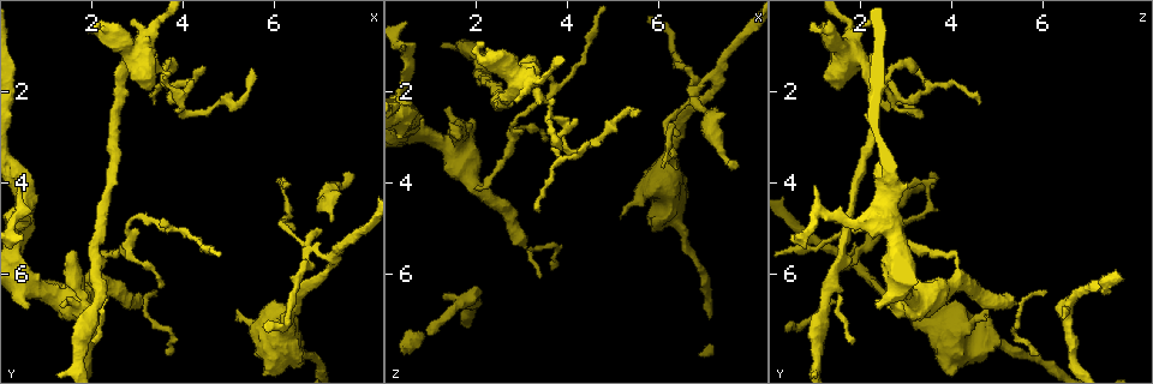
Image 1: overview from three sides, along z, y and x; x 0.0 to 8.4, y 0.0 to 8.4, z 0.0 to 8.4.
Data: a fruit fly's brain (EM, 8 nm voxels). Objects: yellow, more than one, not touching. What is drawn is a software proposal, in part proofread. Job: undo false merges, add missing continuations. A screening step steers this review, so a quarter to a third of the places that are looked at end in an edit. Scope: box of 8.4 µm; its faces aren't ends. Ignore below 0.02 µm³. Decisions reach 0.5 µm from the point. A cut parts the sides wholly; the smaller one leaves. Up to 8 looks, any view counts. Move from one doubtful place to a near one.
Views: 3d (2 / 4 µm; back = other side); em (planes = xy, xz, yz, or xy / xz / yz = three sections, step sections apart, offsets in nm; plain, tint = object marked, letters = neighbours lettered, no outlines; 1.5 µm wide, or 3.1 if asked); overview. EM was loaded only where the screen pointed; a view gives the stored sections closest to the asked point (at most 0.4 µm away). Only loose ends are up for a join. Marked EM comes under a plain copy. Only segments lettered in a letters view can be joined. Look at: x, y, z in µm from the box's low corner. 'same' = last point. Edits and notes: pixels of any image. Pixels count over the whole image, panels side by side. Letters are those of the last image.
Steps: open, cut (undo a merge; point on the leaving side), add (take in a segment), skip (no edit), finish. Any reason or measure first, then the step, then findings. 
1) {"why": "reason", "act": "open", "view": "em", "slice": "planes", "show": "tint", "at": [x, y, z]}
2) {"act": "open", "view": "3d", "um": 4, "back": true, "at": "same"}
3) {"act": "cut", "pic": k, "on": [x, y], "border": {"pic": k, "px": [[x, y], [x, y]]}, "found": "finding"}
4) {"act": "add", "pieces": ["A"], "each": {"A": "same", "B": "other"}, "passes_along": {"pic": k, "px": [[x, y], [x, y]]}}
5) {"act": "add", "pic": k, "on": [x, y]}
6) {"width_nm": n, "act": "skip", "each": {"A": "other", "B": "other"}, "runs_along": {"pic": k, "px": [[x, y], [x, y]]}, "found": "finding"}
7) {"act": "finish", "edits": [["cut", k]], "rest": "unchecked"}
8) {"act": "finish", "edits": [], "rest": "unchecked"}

{"why": "free end", "act": "open", "view": "em", "slice": "planes", "show": "letters", "at": [3.45, 2.25, 4.60]}

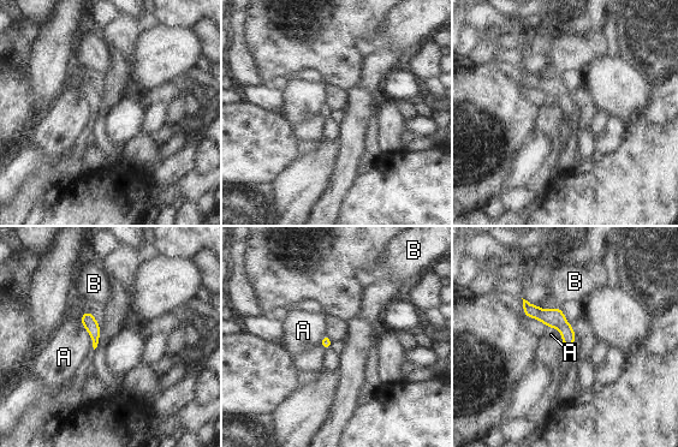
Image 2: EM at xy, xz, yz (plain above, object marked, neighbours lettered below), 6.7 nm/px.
{"width_nm": 70, "act": "skip", "each": {"A": "other", "B": "other"}, "runs_along": {"pic": 2, "px": [[525, 304], [552, 317], [569, 343]]}, "found": "none of them fits"}

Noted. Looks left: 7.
{"why": "a fork", "act": "open", "view": "em", "slice": "planes", "show": "letters", "at": [3.95, 2.30, 2.80]}

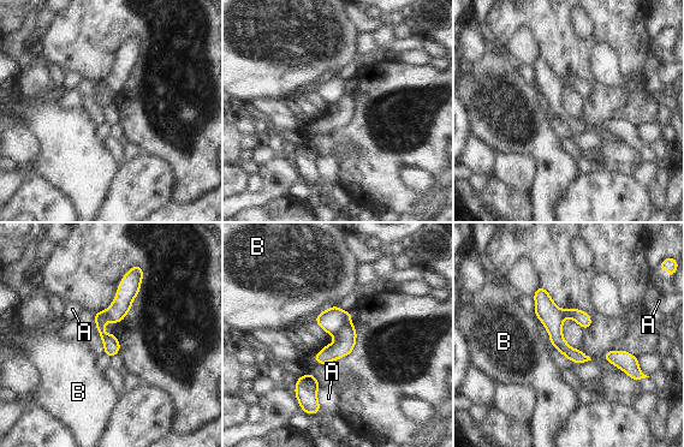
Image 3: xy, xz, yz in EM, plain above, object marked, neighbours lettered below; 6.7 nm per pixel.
{"width_nm": 110, "act": "cut", "pic": 3, "on": [344, 344], "each": {"A": "other", "B": "other"}, "border": {"pic": 3, "px": [[350, 322], [335, 335]]}, "found": "two cells meet here"}

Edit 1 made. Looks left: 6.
{"why": "thick end", "act": "open", "view": "em", "slice": "planes", "show": "letters", "at": [5.75, 7.65, 4.80]}

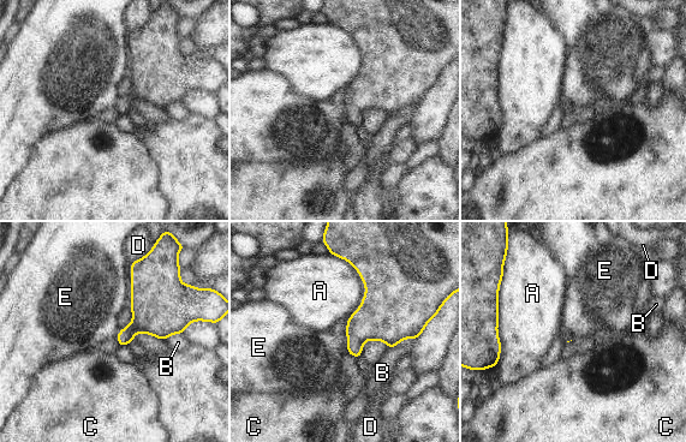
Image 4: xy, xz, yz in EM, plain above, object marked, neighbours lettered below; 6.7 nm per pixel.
{"act": "skip", "each": {"A": "other", "B": "other", "C": "other", "D": "other", "E": "other"}, "border": {"pic": 4, "px": [[131, 262], [131, 303], [129, 306]]}, "found": "none of them fits"}

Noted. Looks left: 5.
{"act": "finish", "edits": [["cut", 3]], "rest": "unchecked"}

